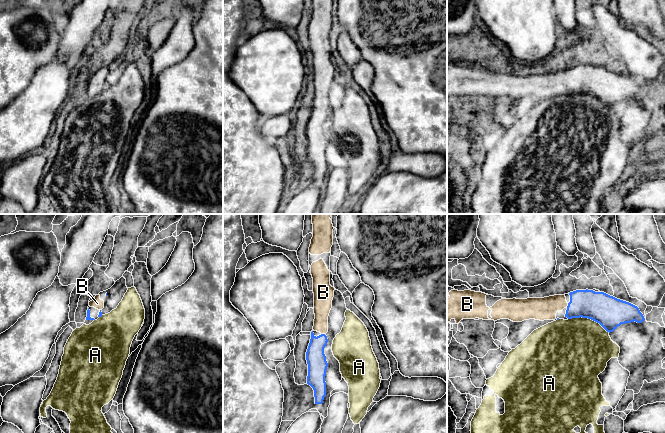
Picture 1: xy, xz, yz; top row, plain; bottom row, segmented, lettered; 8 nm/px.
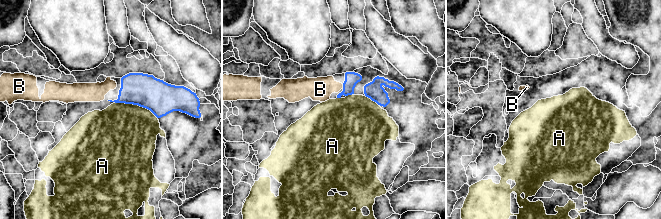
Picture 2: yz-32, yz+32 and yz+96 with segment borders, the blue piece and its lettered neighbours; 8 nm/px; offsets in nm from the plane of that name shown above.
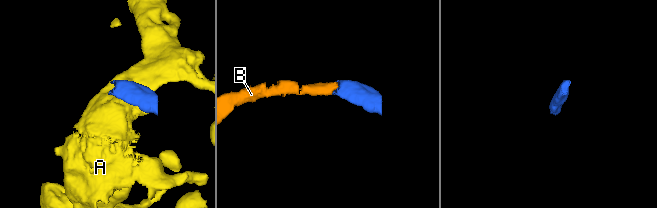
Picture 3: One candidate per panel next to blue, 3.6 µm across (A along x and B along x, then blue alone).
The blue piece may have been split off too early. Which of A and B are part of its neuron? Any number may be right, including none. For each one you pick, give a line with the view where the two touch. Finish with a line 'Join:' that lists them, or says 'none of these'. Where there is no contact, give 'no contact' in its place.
B: contact in xz
Join: B

